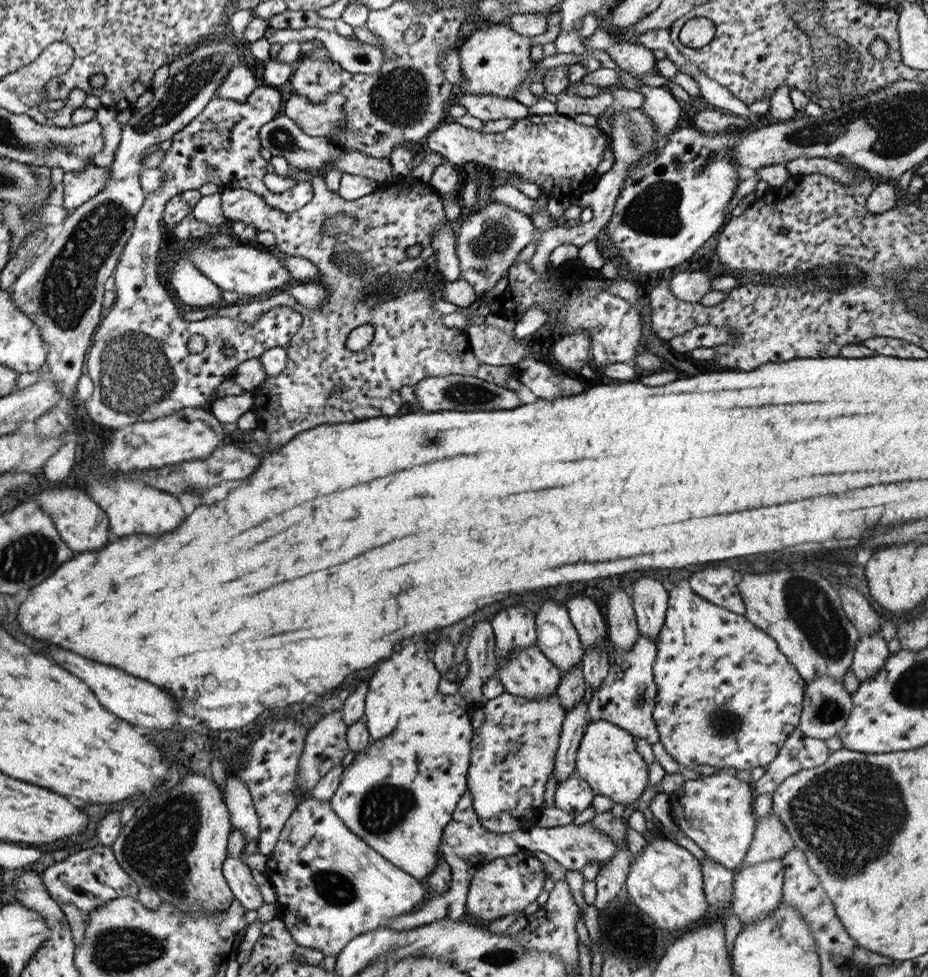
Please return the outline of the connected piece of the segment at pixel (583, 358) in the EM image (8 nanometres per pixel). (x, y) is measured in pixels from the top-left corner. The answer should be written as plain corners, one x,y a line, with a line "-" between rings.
577,331
555,342
550,353
559,362
559,366
579,372
582,366
590,364
589,343
590,334
587,331

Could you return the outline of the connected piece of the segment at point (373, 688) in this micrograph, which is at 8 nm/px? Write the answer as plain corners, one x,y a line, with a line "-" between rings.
402,640
399,651
391,652
391,658
387,658
385,662
378,665
377,670
371,674
369,678
369,690
367,684
367,693
364,702
364,719
367,732
371,742
378,741
380,738
386,737
393,732
393,728
397,726
399,718
407,718
411,716
413,710
417,710
419,700
427,700
437,693
437,685
439,684
440,676
434,664
431,664
425,646
417,646
409,640

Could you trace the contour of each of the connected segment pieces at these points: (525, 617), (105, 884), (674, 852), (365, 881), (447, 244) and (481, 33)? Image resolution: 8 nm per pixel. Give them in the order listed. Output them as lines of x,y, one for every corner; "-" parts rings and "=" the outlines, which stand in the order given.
521,604
503,608
493,616
490,624
494,634
494,655
499,661
511,651
531,646
536,641
534,616
=
95,845
57,858
54,864
40,873
40,877
44,887
60,907
70,902
83,913
117,897
134,897
138,891
136,882
117,864
112,849
106,845
=
654,838
651,842
646,842
643,850
638,855
632,857
626,879
624,880
624,889
627,898
649,918
653,918
653,922
661,928
669,932
685,932
691,926
703,922
707,903
704,897
702,887
702,874
700,871
700,863
685,848
677,845
669,838
=
313,797
302,798
293,812
289,815
289,819
285,822
283,829
277,837
277,842
273,847
273,850
266,855
266,863
264,867
264,875
271,882
275,893
275,906
277,916
275,918
282,920
285,923
286,929
289,931
290,937
299,945
309,948
320,950
323,956
336,955
353,937
358,934
366,933
368,930
373,930
379,927
387,927
388,920
394,916
406,915
409,912
414,912
419,906
425,903
425,896
427,894
421,888
421,884
416,878
413,878
410,874
399,870
394,864
386,861
380,854
377,854
370,846
367,846
365,842
358,836
355,836
353,832
347,830
343,825
343,822
338,816
331,810
329,801
318,801
=
445,221
444,225
432,234
432,241
430,242
430,247
434,250
436,256
437,268
442,271
446,282
460,279
453,231
450,221
=
493,23
485,28
475,29
457,47
461,63
461,86
463,95
495,95
497,98
512,100
515,87
527,77
531,69
531,37
516,34
507,23

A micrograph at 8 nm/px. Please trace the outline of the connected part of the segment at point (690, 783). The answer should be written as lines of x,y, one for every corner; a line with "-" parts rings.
719,769
715,774
684,780
679,791
668,793
673,823
704,852
730,870
739,867
754,833
756,817
752,810
752,786
738,780
737,769

